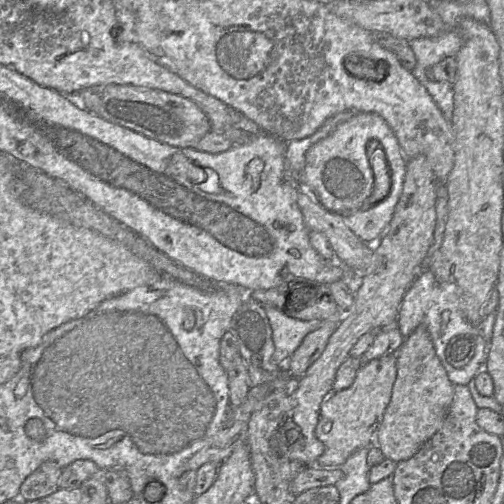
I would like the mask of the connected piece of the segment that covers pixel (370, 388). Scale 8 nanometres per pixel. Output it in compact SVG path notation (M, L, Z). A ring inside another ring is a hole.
M396 354L386 355L363 363L348 388L331 393L324 400L315 429L324 451L314 466L340 468L355 451L375 444L375 435L390 402L395 379Z

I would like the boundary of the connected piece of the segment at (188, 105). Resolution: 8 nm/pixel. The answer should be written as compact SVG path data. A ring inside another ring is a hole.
M101 84L69 93L66 97L72 103L81 105L85 110L110 123L178 148L195 148L211 131L207 116L194 102L157 89Z

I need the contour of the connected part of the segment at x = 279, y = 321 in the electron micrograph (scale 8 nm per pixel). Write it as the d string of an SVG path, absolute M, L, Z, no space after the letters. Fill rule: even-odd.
M263 306L272 328L275 351L272 362L282 367L301 344L304 337L318 329L319 320L302 321L290 318L273 306Z

